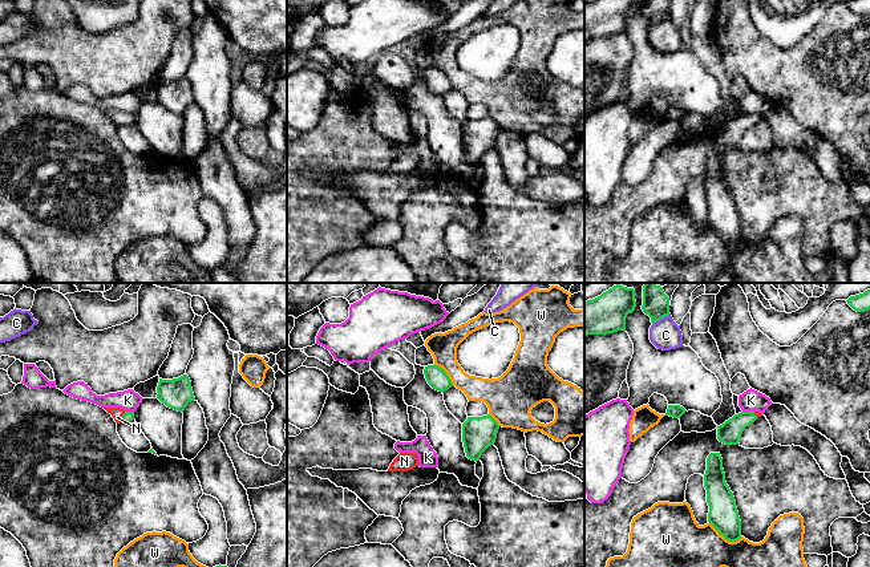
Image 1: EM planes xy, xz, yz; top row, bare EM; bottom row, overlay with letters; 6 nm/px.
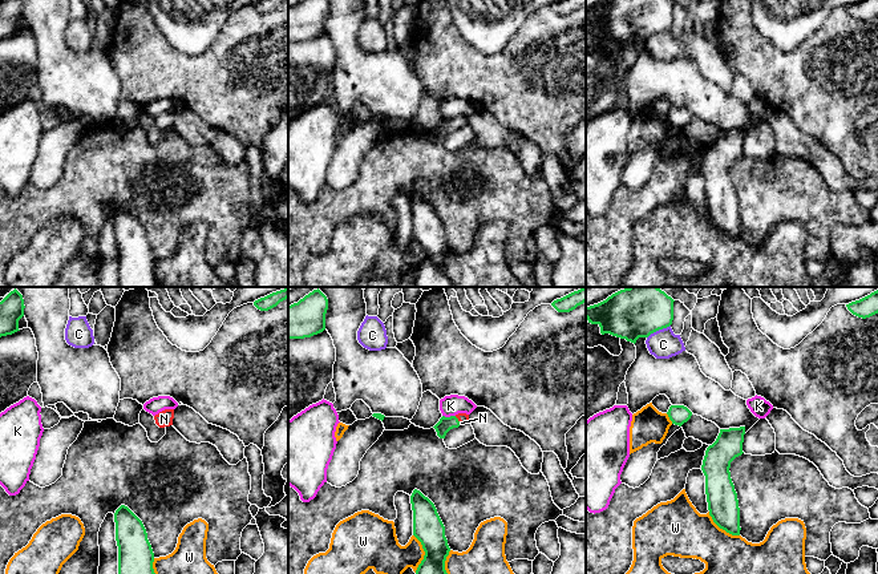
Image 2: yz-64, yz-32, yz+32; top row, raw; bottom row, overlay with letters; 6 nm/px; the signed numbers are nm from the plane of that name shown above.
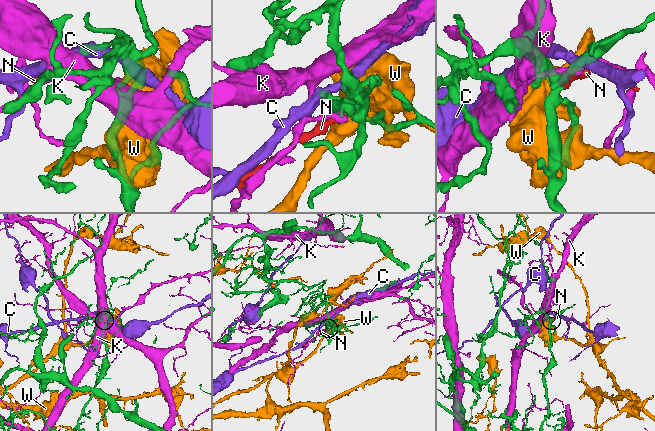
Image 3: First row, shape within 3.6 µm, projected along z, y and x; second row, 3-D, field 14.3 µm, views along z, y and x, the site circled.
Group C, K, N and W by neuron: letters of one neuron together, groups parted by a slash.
C / K / N / W

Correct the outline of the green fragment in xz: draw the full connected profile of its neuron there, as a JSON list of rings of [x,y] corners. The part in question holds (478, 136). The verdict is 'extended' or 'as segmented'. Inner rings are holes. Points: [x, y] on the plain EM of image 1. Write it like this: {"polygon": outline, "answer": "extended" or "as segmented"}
{"polygon": [[[490,118],[468,120],[462,126],[462,145],[466,159],[472,163],[479,163],[482,155],[494,147],[499,127]]], "answer": "as segmented"}

